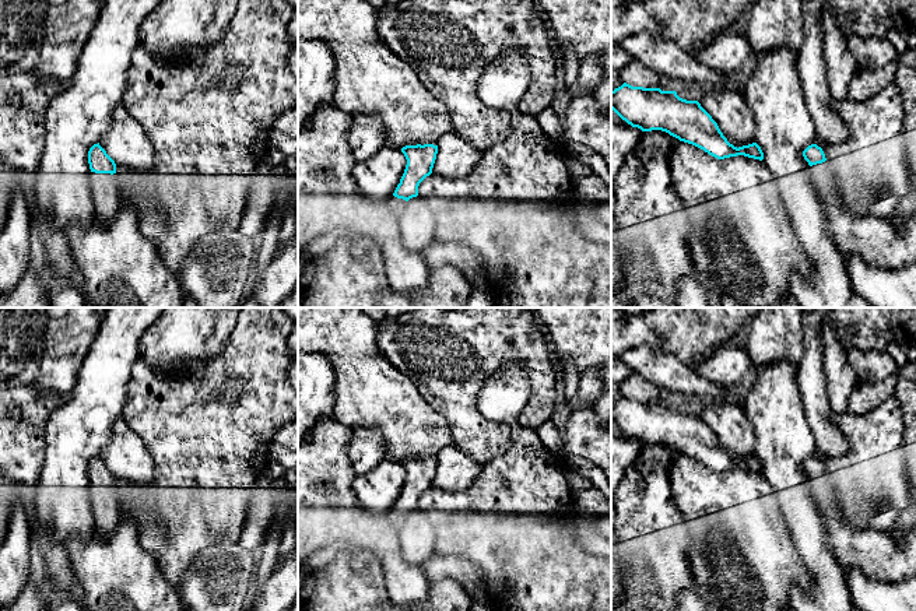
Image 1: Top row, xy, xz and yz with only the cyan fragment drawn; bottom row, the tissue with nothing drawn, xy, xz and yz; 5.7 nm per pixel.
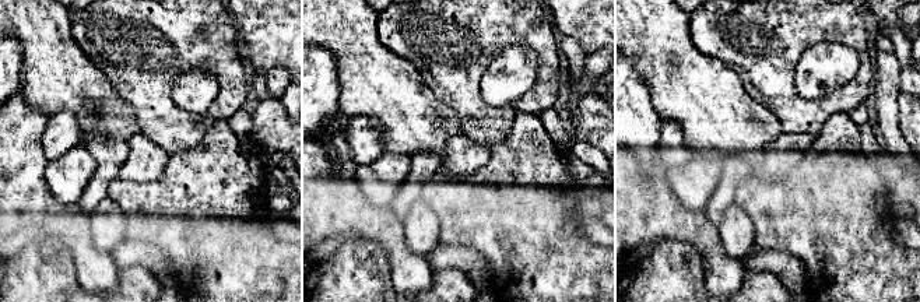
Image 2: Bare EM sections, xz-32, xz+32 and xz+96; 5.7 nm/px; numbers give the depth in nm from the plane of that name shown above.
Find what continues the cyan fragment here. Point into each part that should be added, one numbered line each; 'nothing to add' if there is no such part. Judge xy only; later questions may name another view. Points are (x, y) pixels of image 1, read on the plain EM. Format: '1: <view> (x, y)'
1: xy (105, 506)

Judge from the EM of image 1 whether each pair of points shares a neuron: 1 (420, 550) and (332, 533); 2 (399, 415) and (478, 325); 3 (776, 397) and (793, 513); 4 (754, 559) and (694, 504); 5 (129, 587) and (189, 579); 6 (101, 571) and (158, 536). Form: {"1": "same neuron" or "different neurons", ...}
{"1": "different neurons", "2": "different neurons", "3": "same neuron", "4": "same neuron", "5": "different neurons", "6": "different neurons"}

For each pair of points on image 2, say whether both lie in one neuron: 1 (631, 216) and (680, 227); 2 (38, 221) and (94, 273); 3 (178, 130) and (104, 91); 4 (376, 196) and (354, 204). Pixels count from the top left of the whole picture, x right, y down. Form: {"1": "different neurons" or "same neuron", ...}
{"1": "same neuron", "2": "same neuron", "3": "different neurons", "4": "different neurons"}

